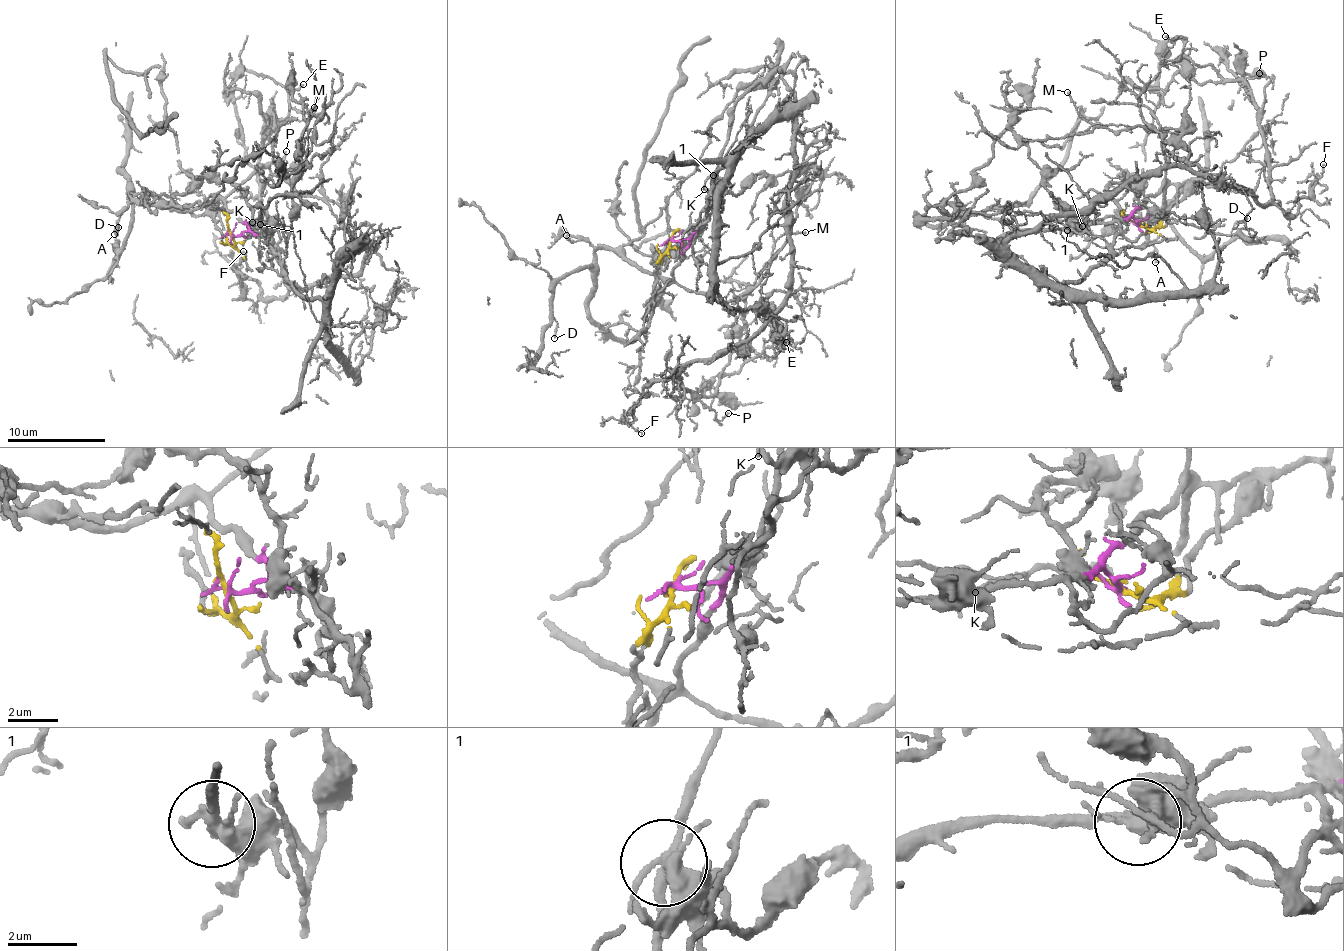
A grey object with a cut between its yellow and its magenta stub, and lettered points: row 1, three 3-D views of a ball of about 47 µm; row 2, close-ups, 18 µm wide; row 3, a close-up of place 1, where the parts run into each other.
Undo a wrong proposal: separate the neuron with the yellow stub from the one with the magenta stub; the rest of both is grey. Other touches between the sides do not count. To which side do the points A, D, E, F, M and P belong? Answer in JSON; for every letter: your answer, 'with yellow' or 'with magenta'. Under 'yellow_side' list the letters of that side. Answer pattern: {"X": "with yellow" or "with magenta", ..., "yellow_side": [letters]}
{"A": "with magenta", "D": "with magenta", "E": "with yellow", "F": "with yellow", "M": "with magenta", "P": "with yellow", "yellow_side": ["E", "F", "P"]}

